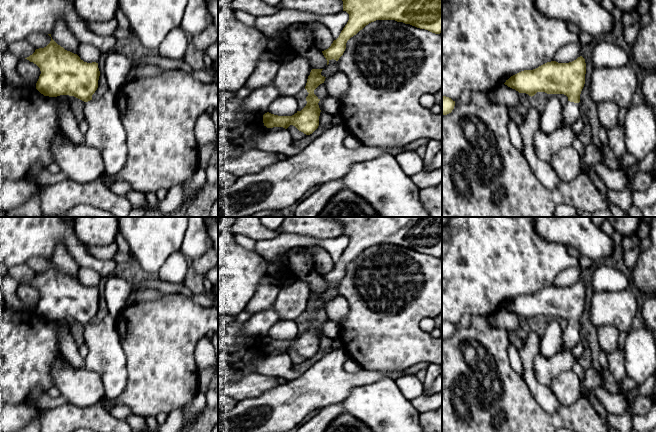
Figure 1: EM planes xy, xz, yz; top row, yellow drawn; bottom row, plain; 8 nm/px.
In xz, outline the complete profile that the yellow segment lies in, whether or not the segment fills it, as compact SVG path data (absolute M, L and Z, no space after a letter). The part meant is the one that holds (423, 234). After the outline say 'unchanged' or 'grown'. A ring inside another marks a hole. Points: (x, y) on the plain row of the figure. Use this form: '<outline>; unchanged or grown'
M330 217L340 222L343 225L343 235L349 238L349 244L339 261L333 265L331 270L322 275L324 281L329 285L334 283L336 285L343 279L346 273L347 265L362 254L366 249L376 244L395 244L410 248L420 253L428 254L435 258L442 256L442 217Z; unchanged

